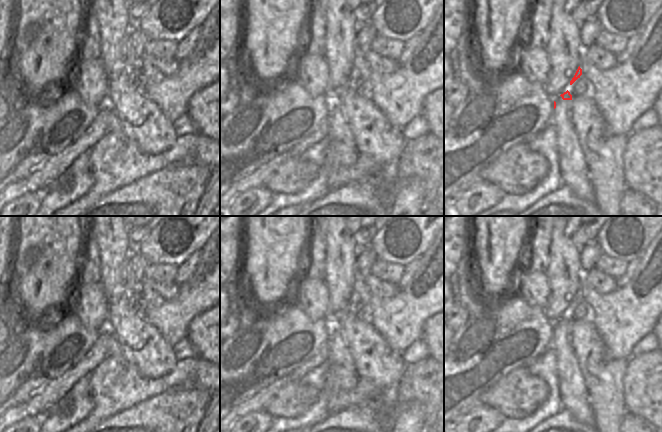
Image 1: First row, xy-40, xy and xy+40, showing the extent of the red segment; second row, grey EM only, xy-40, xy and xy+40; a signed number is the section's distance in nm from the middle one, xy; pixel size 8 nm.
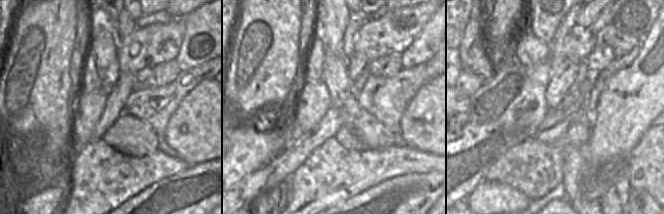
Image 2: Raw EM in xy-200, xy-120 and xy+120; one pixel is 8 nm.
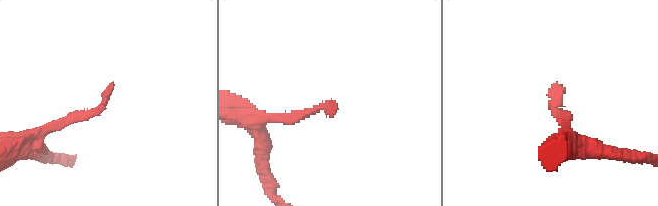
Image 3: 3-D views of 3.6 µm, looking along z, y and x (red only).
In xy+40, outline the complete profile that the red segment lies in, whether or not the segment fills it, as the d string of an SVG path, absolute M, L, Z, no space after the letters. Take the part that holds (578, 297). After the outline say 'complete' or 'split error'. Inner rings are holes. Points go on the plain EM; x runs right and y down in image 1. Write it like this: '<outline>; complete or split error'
M578 291L574 301L570 305L569 313L561 318L563 324L572 324L573 320L582 320L586 315L586 305L588 303L582 298L582 293Z; split error

